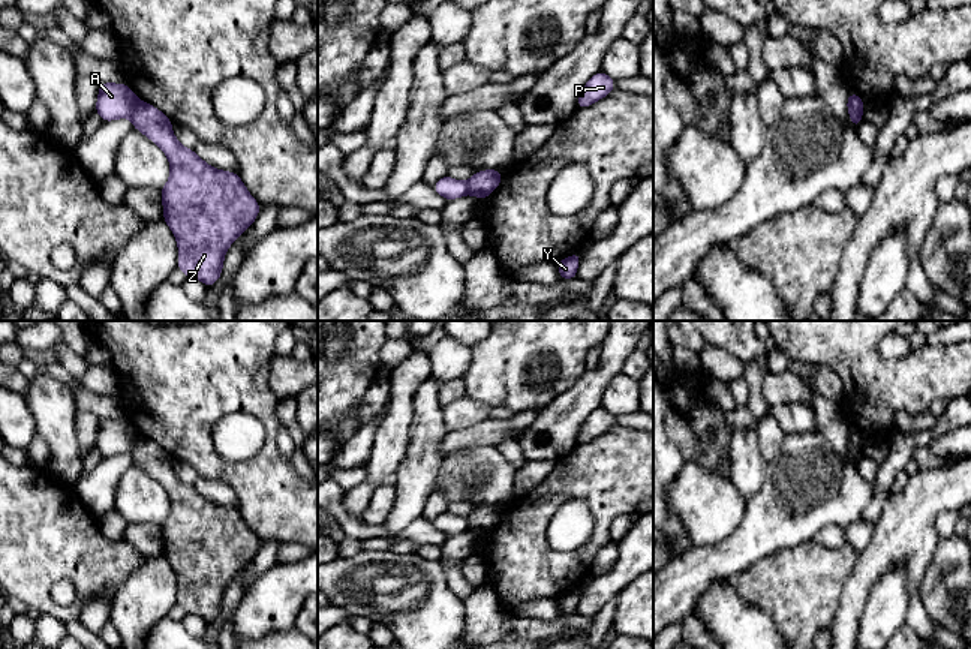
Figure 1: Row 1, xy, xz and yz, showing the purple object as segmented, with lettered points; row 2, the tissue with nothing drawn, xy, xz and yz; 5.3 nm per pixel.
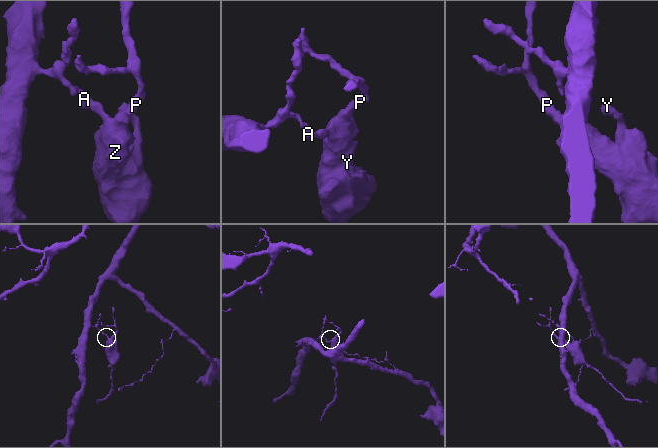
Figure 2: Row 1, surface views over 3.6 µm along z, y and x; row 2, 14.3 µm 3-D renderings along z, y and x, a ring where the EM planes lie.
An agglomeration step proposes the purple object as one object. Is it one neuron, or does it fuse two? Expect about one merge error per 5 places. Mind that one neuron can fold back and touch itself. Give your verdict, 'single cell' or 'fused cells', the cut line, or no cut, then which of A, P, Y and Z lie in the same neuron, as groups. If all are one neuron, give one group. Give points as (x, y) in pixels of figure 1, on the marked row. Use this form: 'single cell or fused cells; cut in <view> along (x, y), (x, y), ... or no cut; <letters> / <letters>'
fused cells; cut in xy along (140, 102), (131, 117); A / P Y Z

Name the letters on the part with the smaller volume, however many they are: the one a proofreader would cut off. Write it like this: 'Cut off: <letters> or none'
Cut off: P, Y, Z

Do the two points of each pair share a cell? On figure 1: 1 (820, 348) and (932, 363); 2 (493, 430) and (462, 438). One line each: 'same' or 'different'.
1: same
2: same

